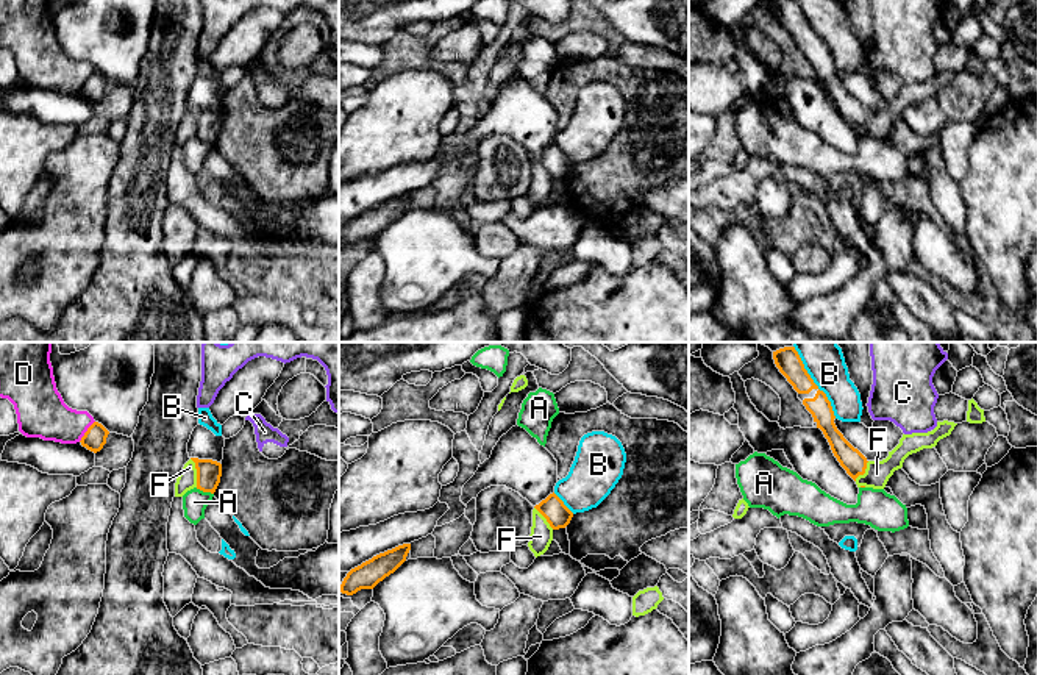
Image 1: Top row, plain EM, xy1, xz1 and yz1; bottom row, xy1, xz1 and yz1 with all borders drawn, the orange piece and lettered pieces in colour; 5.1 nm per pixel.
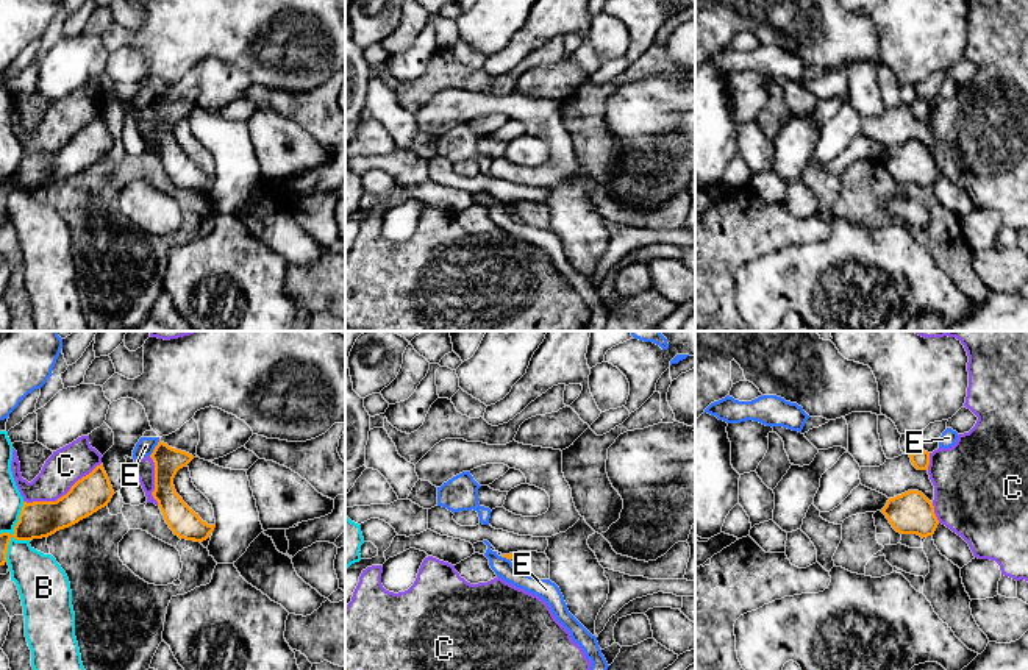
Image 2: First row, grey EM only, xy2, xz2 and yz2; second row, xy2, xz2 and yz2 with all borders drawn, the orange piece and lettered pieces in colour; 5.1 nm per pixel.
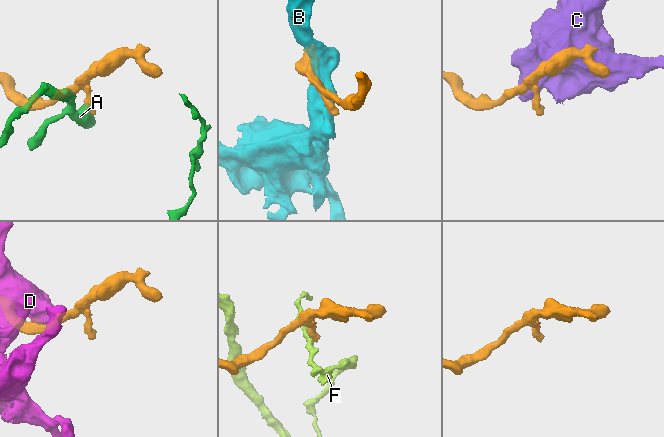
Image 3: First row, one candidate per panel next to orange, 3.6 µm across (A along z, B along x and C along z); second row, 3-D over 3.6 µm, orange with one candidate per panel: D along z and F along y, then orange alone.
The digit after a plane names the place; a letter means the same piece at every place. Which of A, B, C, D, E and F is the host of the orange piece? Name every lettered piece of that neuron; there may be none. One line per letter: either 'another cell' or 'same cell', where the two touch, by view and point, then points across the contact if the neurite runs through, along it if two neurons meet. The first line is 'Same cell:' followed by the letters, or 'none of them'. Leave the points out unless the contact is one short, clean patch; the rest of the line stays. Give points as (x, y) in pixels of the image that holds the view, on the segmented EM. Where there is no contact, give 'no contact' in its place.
Same cell: none of them
A: another cell | xy1 (205, 491) | along xy1 (195, 488), (213, 494)
B: another cell | yz1 (812, 382)
C: another cell | xy2 (63, 495)
D: another cell | xy1 (86, 432)
E: another cell | xy2 (155, 447) | along xy2 (160, 439), (149, 455)
F: another cell | xy1 (197, 472) | along xy1 (191, 458), (195, 467), (197, 486)

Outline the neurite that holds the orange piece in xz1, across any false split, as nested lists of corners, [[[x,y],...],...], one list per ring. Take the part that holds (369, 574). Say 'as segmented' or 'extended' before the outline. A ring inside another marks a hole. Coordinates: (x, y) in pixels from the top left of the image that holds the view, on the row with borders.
as segmented; [[[403,544],[351,569],[340,584],[340,592],[353,595],[361,589],[373,589],[406,561],[409,550],[411,544]]]

